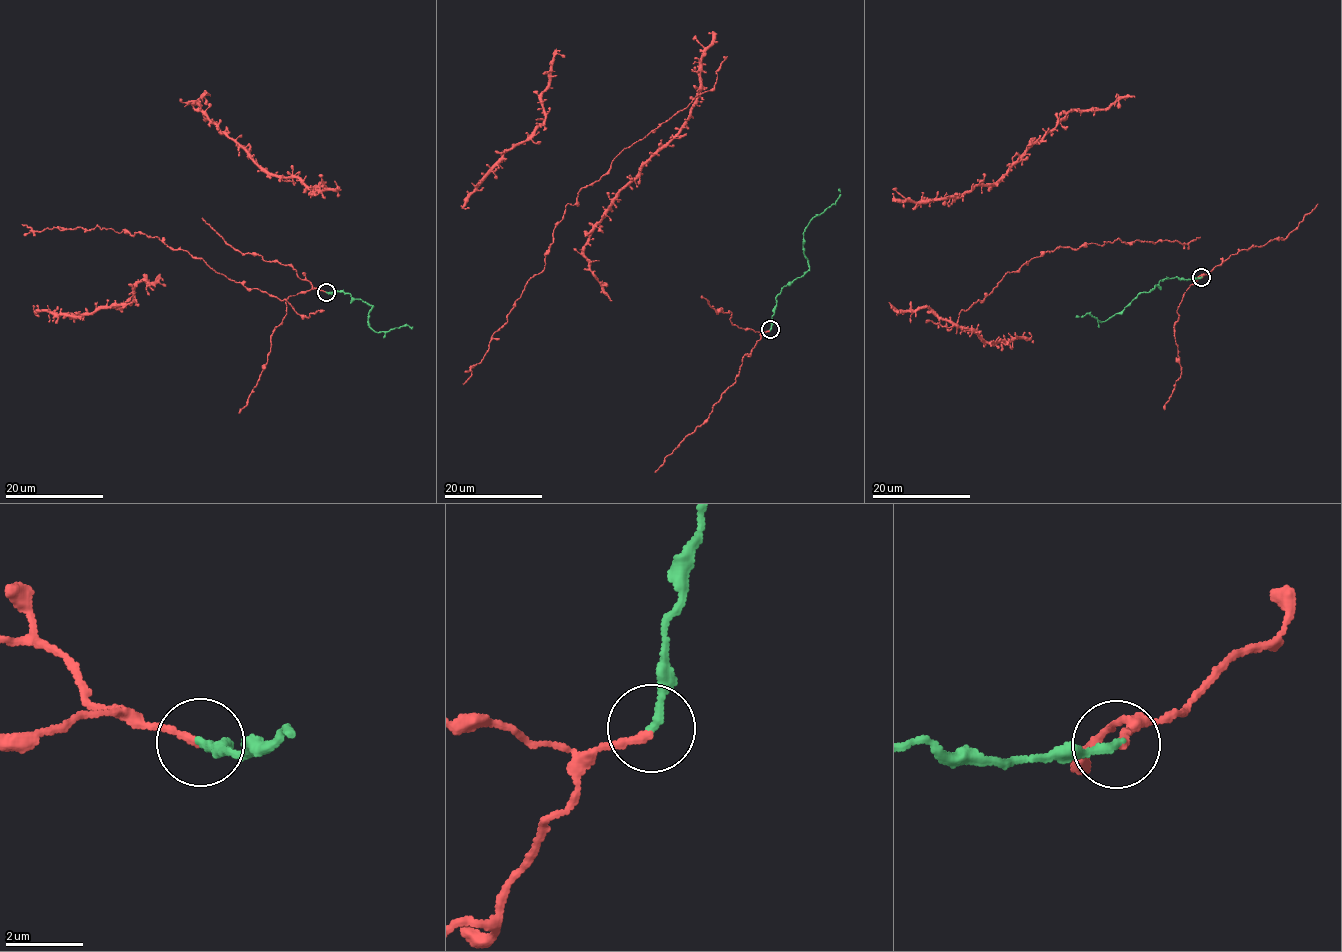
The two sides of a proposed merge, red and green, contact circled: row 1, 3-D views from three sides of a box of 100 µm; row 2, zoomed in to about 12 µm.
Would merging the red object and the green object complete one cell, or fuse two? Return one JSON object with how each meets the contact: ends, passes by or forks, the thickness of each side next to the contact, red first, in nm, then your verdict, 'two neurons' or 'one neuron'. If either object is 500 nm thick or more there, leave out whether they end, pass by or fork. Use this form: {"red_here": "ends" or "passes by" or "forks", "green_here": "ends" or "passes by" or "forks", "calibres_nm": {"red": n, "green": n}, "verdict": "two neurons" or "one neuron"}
{"red_here": "ends", "green_here": "ends", "calibres_nm": {"red": 200, "green": 200}, "verdict": "one neuron"}

